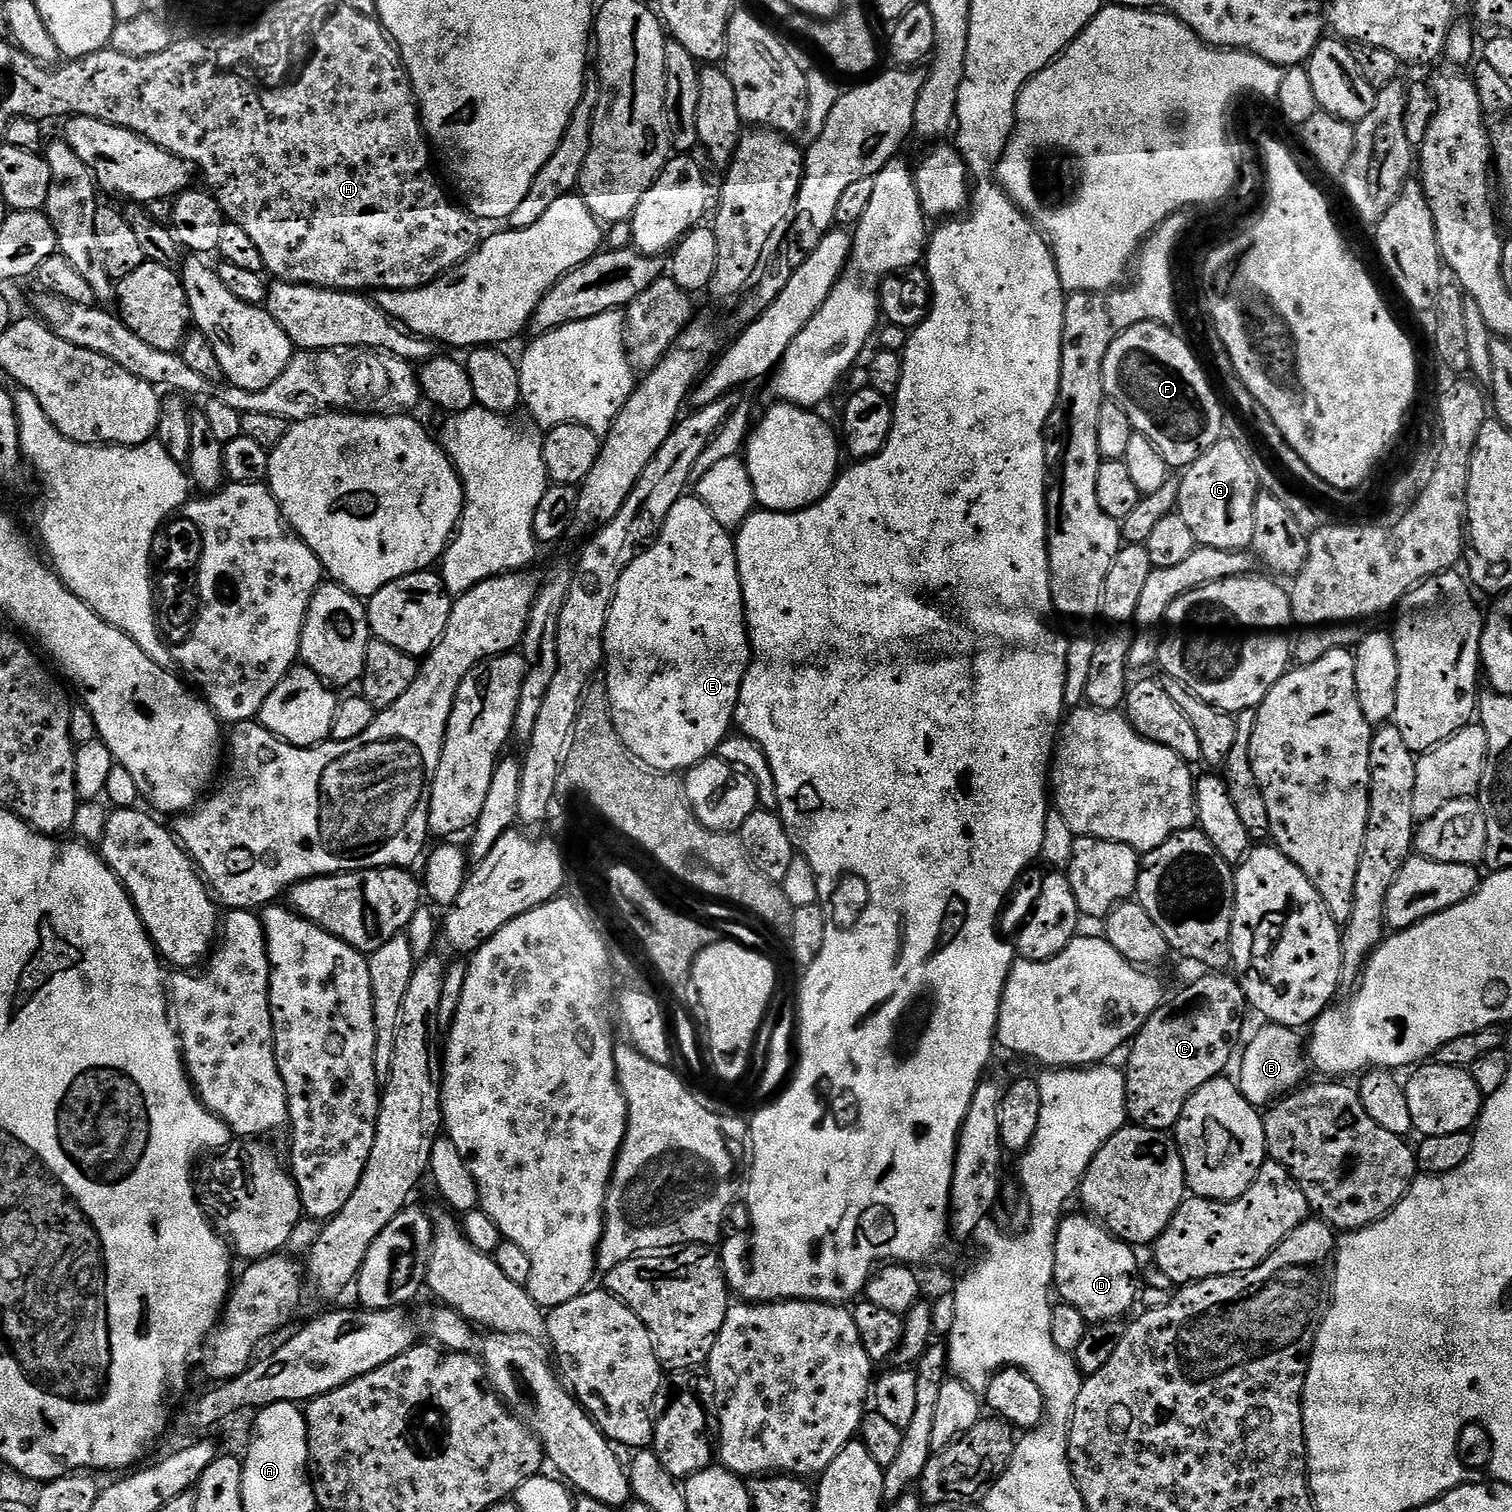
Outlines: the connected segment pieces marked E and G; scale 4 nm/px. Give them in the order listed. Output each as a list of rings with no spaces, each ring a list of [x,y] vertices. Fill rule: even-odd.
[[[685,494],[681,500],[674,502],[674,510],[666,518],[656,543],[644,549],[630,562],[618,582],[614,602],[604,631],[604,664],[608,668],[608,703],[612,706],[612,721],[626,746],[646,766],[656,768],[659,772],[683,773],[698,762],[715,753],[716,747],[729,735],[736,718],[736,703],[740,697],[740,687],[748,666],[752,663],[752,646],[748,638],[748,618],[744,614],[744,595],[740,581],[740,567],[736,557],[737,541],[732,540],[733,533],[720,525],[718,518],[695,495]]]
[[[1221,438],[1179,477],[1180,490],[1176,507],[1190,525],[1197,545],[1223,552],[1251,549],[1254,538],[1254,502],[1262,490],[1256,481],[1256,468],[1248,452],[1236,440]]]

